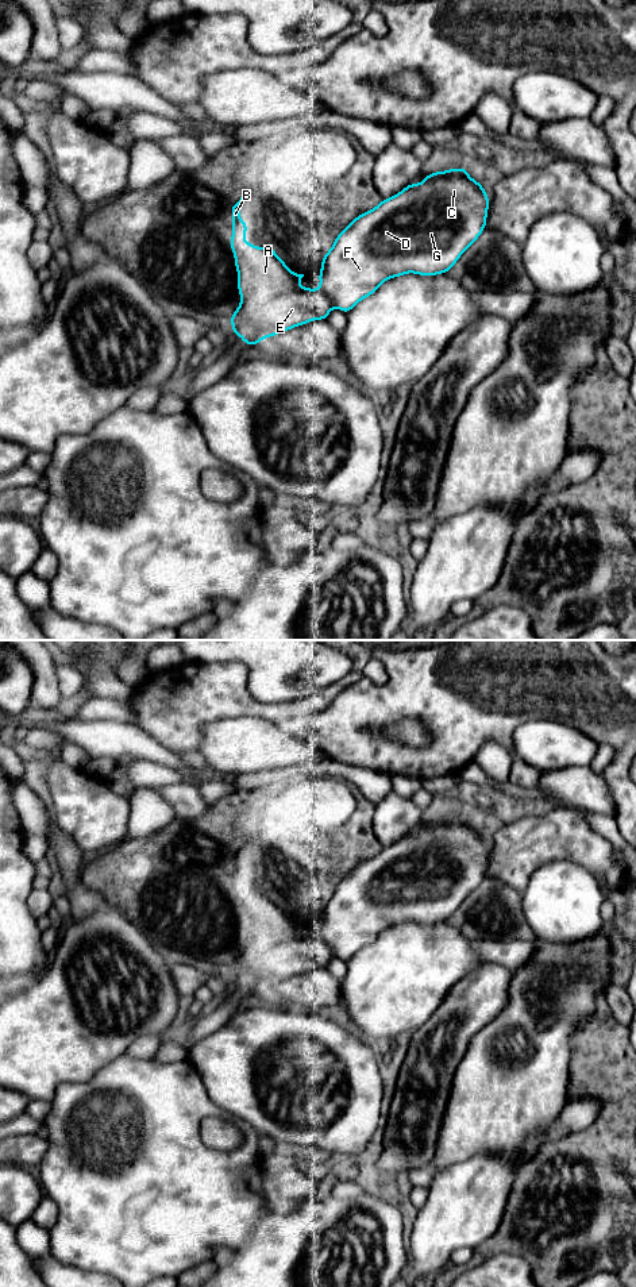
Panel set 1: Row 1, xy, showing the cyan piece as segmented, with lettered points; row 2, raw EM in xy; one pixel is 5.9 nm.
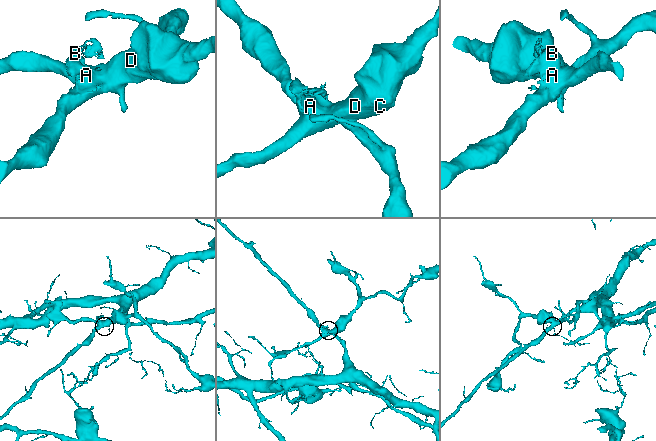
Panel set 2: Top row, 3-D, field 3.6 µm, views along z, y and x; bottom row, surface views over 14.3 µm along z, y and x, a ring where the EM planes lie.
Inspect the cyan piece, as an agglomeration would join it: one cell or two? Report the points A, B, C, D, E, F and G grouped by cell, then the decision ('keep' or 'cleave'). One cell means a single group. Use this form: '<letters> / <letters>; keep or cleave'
A B E / C D F G; cleave

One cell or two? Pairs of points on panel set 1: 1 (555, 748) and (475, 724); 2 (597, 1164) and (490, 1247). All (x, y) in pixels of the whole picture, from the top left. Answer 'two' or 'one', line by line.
1: two
2: one

